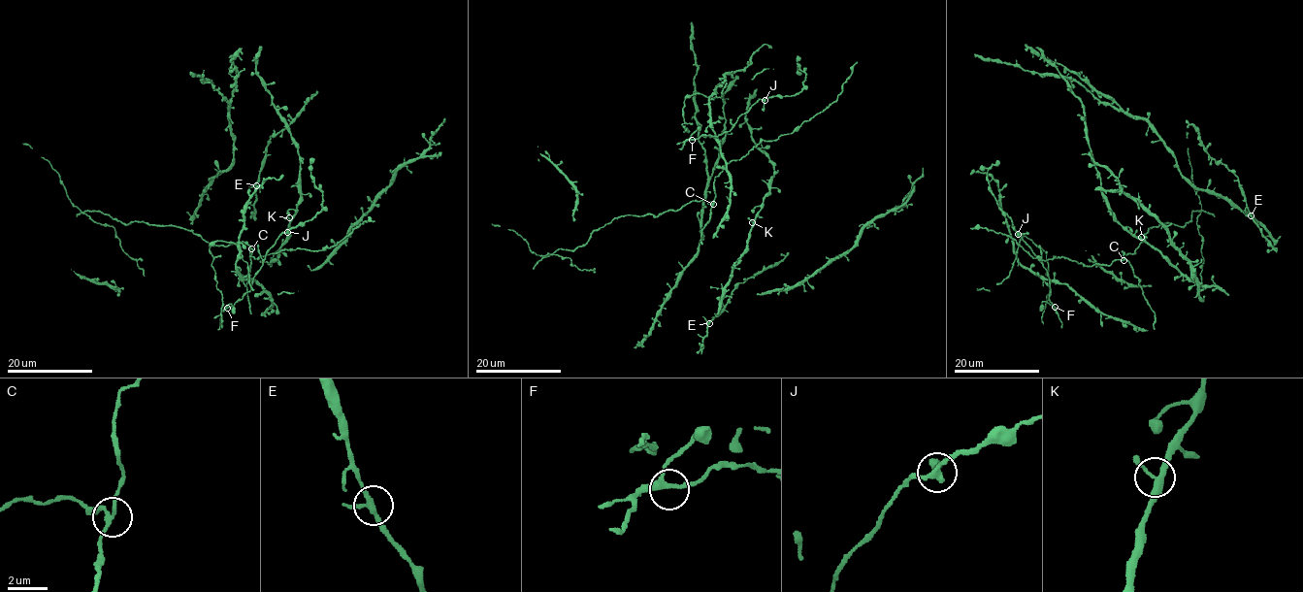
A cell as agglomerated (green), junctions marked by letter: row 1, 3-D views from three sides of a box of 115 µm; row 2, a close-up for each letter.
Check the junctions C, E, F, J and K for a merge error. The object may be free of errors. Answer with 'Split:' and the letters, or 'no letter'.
Split: no letter

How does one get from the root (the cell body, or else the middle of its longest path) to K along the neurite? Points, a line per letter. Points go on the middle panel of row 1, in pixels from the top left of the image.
K: (748, 240), (752, 222)

